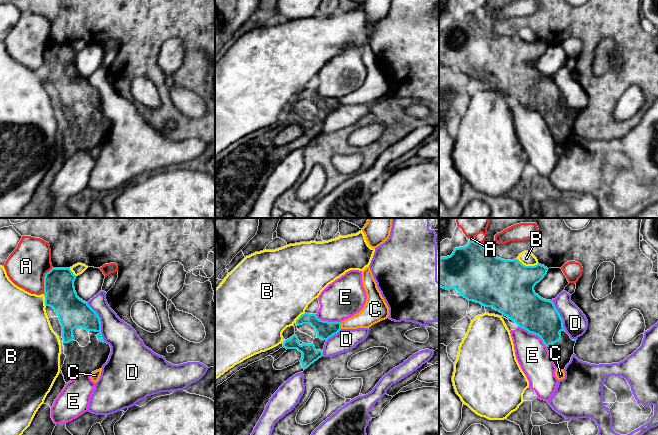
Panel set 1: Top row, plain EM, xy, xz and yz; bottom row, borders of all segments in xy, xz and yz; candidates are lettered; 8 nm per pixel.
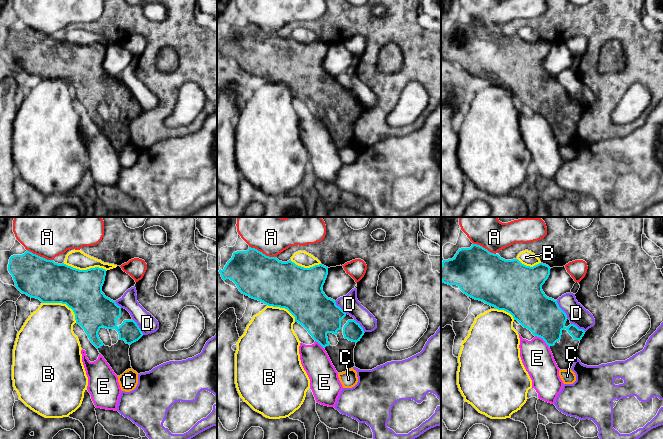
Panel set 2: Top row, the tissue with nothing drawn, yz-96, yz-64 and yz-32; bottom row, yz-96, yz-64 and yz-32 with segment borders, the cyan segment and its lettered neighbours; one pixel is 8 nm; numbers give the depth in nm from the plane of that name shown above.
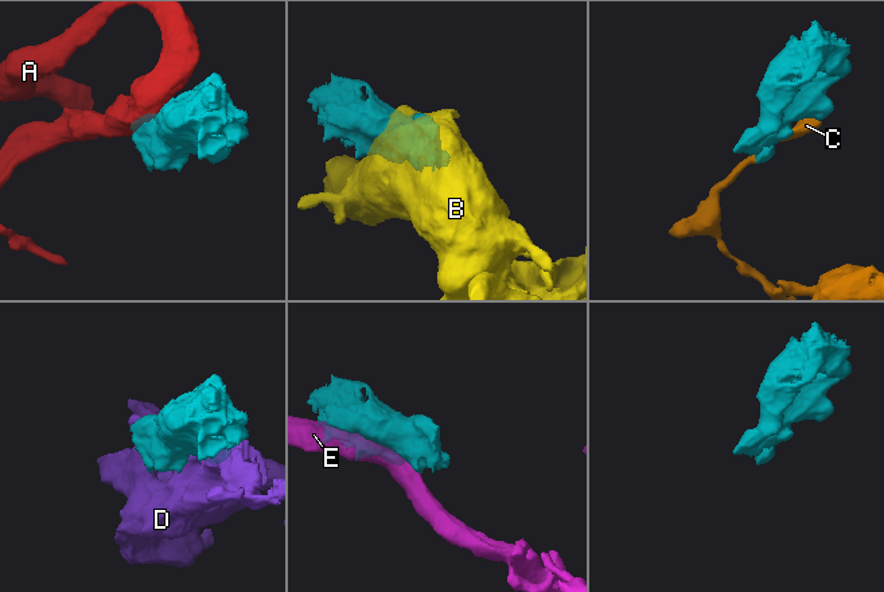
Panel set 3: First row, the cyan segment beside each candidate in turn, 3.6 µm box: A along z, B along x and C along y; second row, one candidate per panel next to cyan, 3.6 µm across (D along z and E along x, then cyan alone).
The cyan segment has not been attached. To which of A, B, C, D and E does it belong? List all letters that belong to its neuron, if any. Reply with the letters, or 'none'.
none

